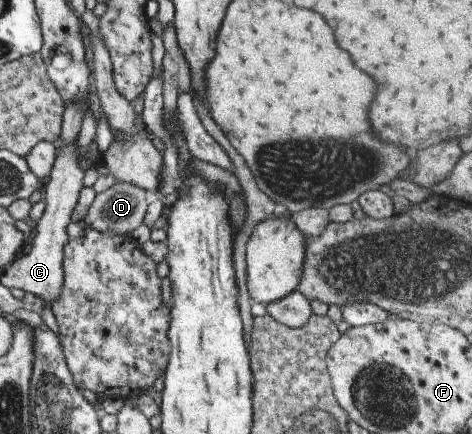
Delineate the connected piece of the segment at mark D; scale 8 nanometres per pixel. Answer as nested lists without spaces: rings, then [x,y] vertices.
[[[115,182],[109,189],[97,193],[87,207],[86,218],[82,226],[99,231],[102,234],[123,236],[133,229],[142,226],[141,220],[145,216],[145,191],[129,183]]]

